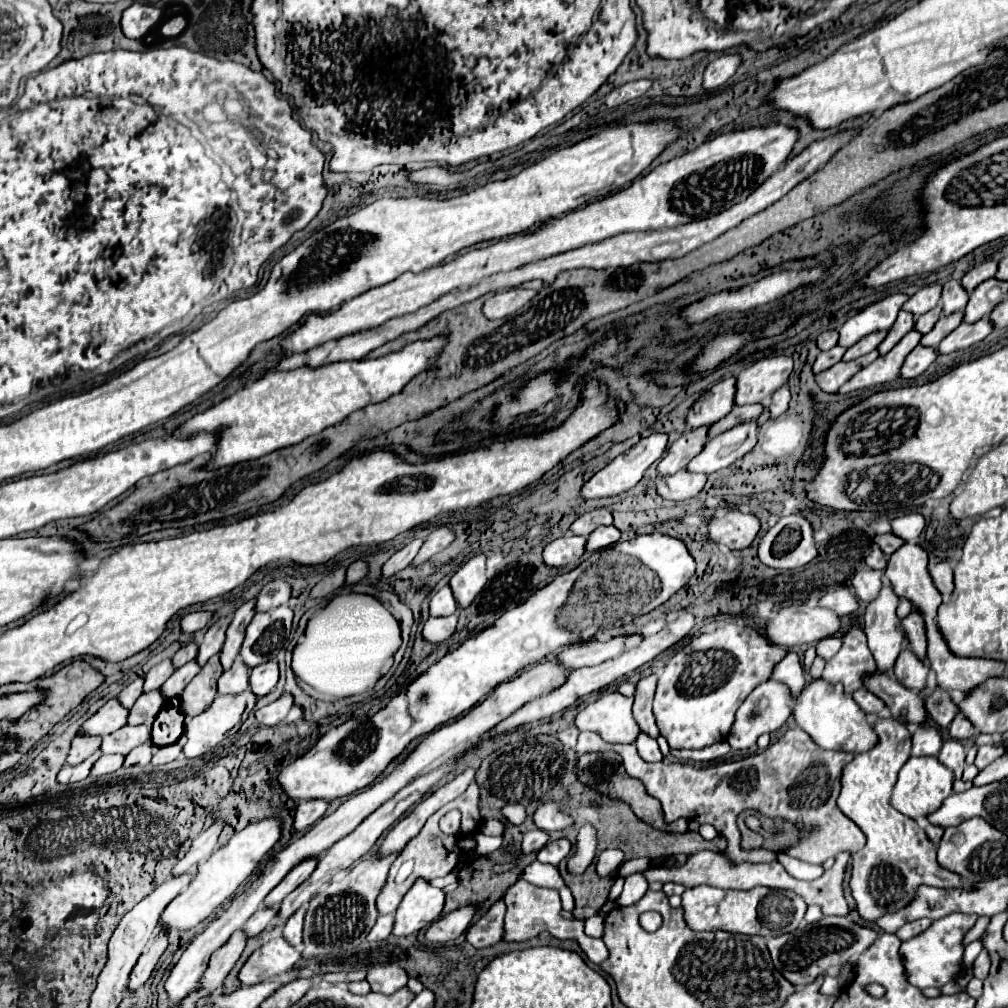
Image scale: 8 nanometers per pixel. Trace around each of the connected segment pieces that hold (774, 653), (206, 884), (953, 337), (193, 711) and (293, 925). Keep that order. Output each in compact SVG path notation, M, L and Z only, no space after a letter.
M727 624L693 638L683 650L671 656L657 682L653 714L661 736L665 736L671 748L691 750L725 740L741 702L771 678L787 652L787 648L777 648L769 642L765 634L737 624Z
M265 818L259 822L249 824L241 832L237 832L225 846L215 850L205 862L199 864L197 876L191 880L187 890L183 890L163 912L163 926L171 932L187 930L209 918L217 906L221 906L235 890L251 876L251 872L257 868L261 858L279 842L281 838L281 818Z
M989 318L977 320L973 324L969 322L961 322L949 336L945 336L941 340L941 344L937 346L939 354L951 354L955 350L963 350L973 346L975 342L981 342L987 334L991 334L993 330L993 322Z
M213 656L209 664L201 668L201 672L189 682L185 692L181 694L181 712L185 716L197 716L205 712L217 696L217 680L221 678L223 668L219 656Z
M307 906L299 908L283 926L283 938L291 944L291 946L299 946L301 944L301 928L303 928L303 916L305 916Z

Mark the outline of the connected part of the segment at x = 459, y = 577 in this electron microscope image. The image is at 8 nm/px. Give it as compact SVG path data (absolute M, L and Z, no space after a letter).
M477 554L467 564L463 564L449 582L459 608L469 606L475 600L475 596L483 590L485 584L487 584L487 576L485 576L485 556L483 554Z

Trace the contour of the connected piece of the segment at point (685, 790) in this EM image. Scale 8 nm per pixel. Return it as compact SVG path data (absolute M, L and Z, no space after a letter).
M801 728L789 730L779 742L759 754L707 768L695 768L693 764L681 762L649 764L637 756L635 744L609 744L593 732L579 732L575 750L577 754L601 750L617 752L625 762L627 774L641 780L649 796L661 800L667 824L687 818L715 826L715 830L727 838L725 856L734 864L771 862L777 858L776 852L764 848L745 850L741 847L737 816L743 810L757 810L767 818L783 818L795 824L803 836L793 844L793 858L809 864L823 864L843 850L855 854L865 846L863 832L841 814L835 804L841 790L841 770L853 760L853 754L819 748Z

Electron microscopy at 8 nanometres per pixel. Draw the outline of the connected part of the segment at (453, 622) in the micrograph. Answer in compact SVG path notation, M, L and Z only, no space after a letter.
M457 614L443 618L429 618L423 626L423 636L427 642L443 642L455 632L455 626L457 626Z

